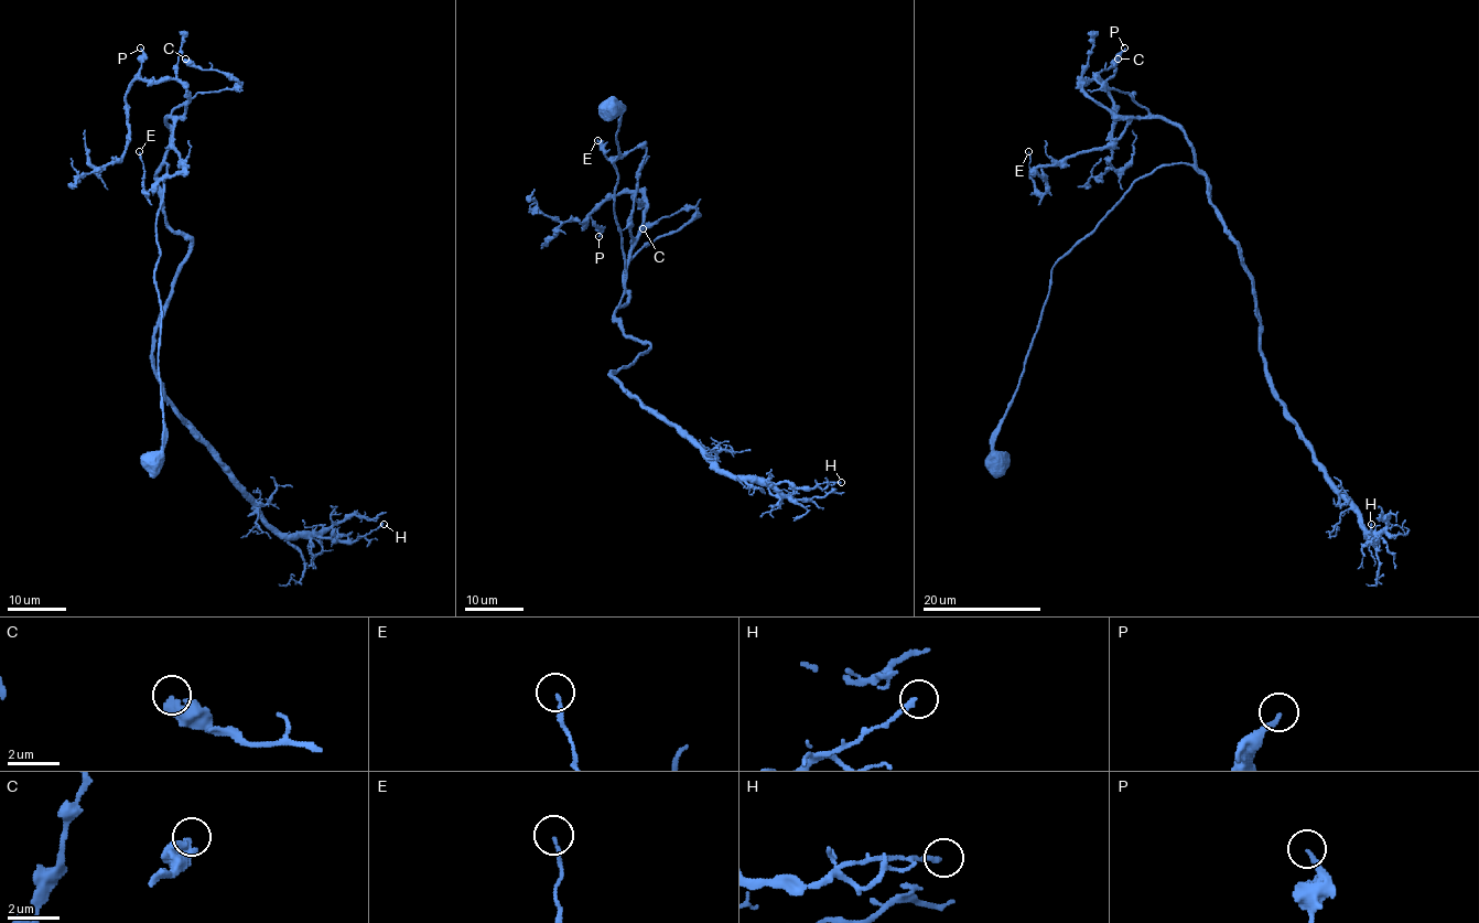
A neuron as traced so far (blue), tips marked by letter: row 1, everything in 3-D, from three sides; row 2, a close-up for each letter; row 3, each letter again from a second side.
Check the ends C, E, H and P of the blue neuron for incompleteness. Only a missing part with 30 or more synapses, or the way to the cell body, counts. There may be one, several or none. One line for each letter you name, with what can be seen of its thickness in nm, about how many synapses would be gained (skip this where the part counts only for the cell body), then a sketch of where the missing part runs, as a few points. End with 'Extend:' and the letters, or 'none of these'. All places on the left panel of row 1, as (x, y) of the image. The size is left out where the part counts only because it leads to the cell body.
Extend: none of these

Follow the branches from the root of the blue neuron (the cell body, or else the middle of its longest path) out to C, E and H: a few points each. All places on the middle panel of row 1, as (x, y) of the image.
C: (608, 110), (622, 104), (613, 162), (621, 306), (625, 265), (698, 211), (643, 228)
E: (608, 110), (613, 116), (622, 104), (613, 162), (622, 306), (646, 149), (607, 158), (597, 140)
H: (608, 110), (622, 104), (615, 318), (650, 345), (611, 374), (727, 474), (841, 482)

